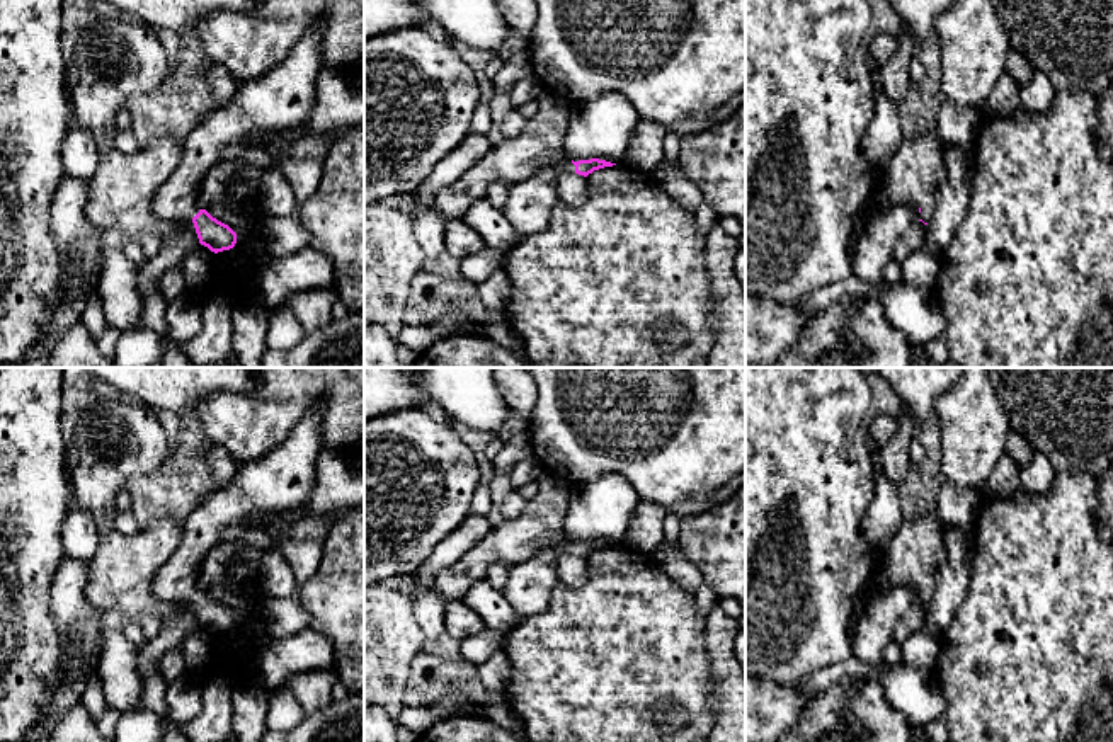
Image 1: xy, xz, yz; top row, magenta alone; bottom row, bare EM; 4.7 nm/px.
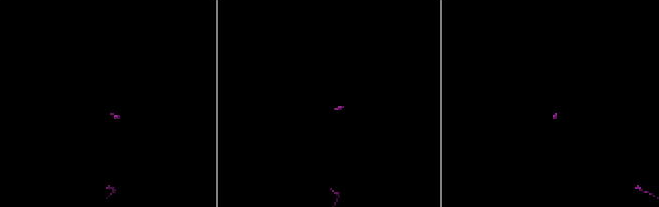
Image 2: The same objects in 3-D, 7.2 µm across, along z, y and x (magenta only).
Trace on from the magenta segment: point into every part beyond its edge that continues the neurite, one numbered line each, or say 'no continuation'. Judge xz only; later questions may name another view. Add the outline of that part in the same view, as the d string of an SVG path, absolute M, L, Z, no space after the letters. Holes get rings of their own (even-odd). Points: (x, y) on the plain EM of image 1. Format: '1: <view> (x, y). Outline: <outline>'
1: xz (530, 584). Outline: M567 538L509 568L502 594L519 621L541 613L548 606L551 592L560 582L556 562L563 555L575 555L575 546Z

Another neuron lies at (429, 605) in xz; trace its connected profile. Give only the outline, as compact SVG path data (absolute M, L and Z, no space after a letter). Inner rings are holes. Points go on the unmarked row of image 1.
M424 585L414 597L415 619L425 636L425 642L446 633L448 601L431 585Z

